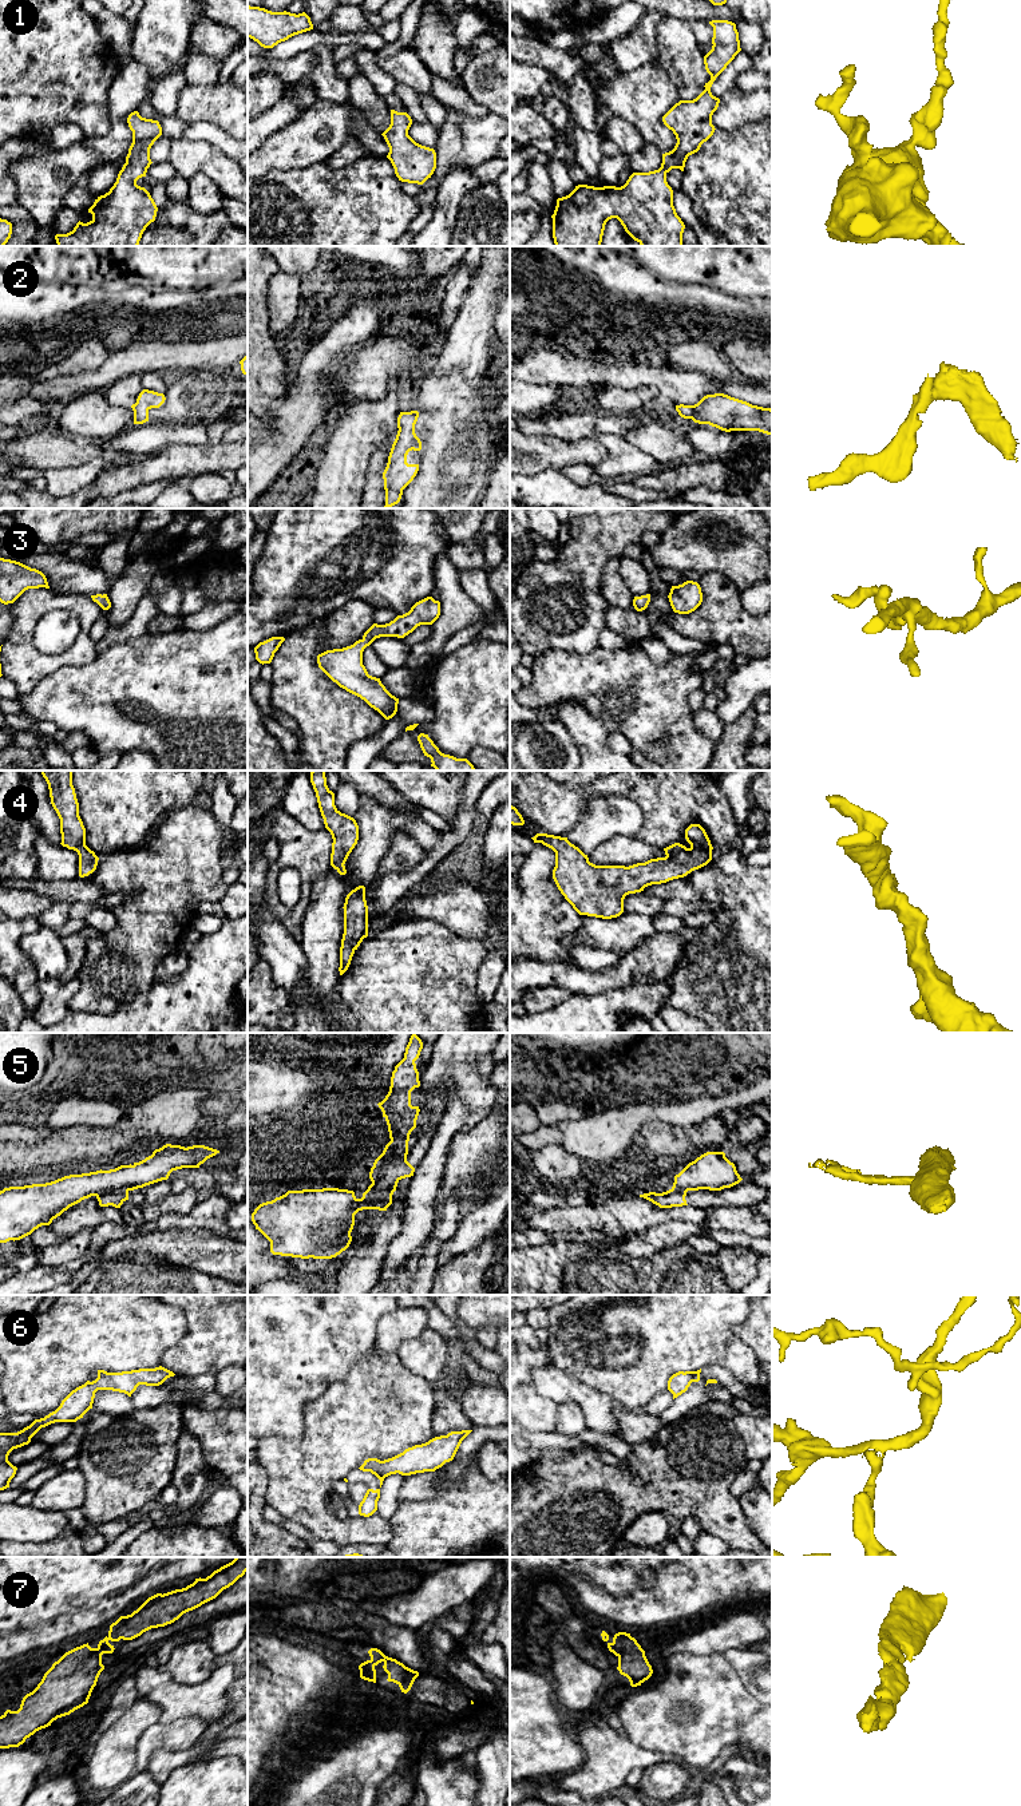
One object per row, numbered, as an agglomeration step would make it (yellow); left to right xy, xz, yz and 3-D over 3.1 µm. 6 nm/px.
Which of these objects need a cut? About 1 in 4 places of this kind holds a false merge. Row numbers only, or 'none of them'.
5, 6

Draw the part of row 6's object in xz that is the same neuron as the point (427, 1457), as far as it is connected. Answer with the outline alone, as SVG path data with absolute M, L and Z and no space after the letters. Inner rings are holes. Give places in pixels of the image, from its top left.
M472 1430L451 1431L447 1435L435 1437L426 1443L408 1447L403 1453L384 1461L368 1458L361 1466L368 1470L384 1473L396 1472L401 1476L435 1472L446 1462L454 1460L462 1441L471 1431Z

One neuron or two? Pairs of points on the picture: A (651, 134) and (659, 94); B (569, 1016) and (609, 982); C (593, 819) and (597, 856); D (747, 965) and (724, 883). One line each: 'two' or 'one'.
A: one
B: two
C: two
D: one

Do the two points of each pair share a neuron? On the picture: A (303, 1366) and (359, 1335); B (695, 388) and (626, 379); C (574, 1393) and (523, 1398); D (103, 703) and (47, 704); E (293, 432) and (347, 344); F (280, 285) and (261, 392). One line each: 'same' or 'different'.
A: same
B: same
C: different
D: same
E: same
F: different

